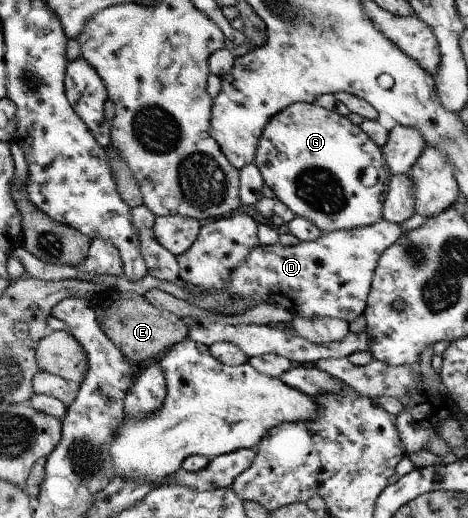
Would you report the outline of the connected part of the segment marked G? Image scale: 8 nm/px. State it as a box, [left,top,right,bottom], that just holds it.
[253,103,393,233]

